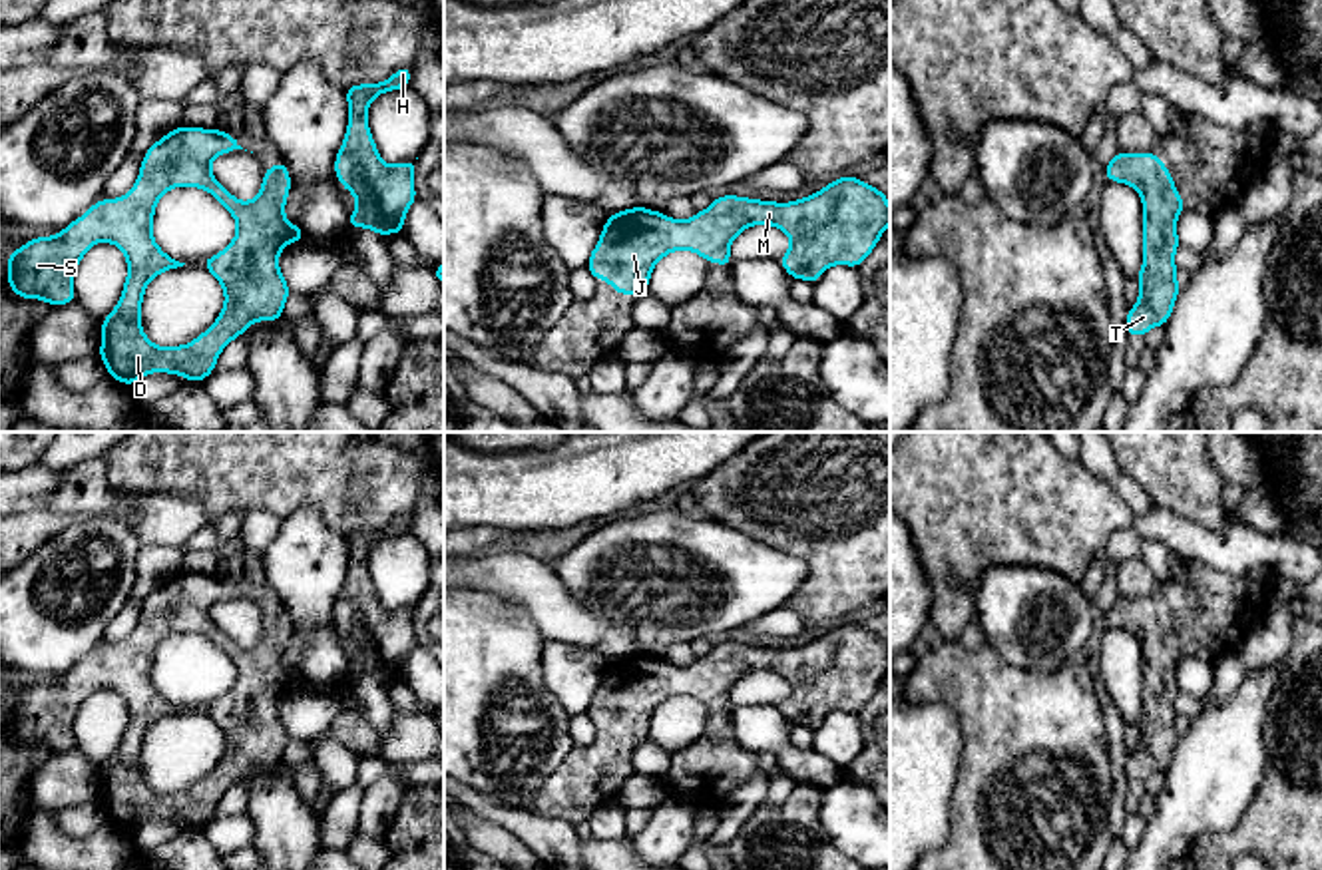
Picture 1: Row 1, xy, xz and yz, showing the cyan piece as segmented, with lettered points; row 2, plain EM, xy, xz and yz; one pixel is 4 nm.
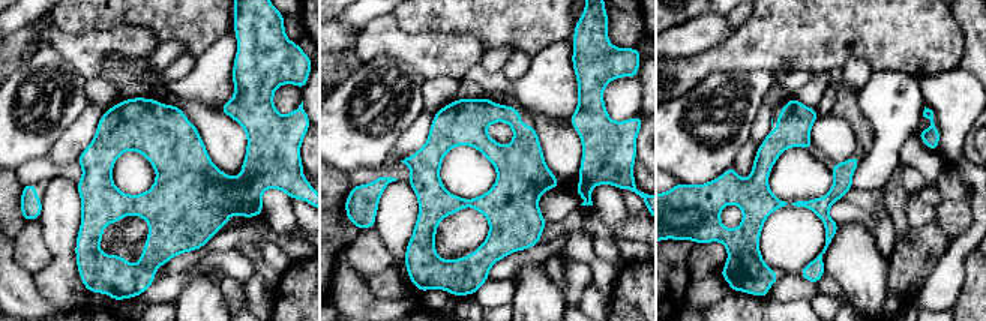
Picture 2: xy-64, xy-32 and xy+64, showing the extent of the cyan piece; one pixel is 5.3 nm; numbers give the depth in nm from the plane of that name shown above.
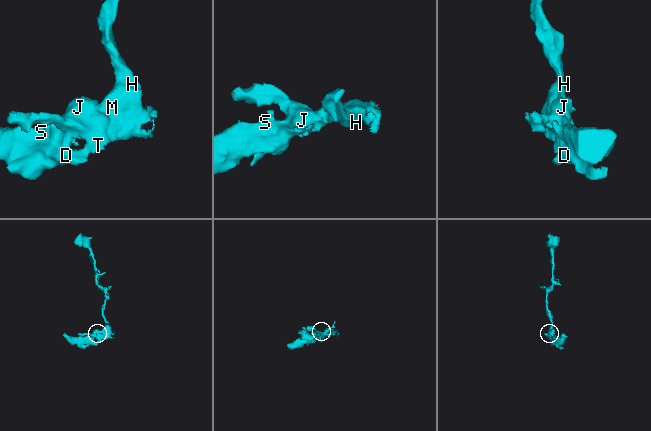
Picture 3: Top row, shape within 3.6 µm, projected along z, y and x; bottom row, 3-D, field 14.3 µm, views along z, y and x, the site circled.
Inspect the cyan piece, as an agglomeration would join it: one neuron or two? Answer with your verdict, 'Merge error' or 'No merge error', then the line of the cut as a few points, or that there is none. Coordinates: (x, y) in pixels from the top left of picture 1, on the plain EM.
No merge error. No split

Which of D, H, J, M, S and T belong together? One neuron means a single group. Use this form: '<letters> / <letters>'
D H J M S T

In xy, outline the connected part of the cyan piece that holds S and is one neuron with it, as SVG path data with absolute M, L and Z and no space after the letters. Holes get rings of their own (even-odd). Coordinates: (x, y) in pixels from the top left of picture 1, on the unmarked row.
M181 571L143 601L135 631L117 645L96 647L82 663L52 683L34 683L10 699L8 731L20 745L50 753L76 749L74 721L96 689L111 689L127 707L127 725L115 755L102 766L98 796L110 824L133 832L153 818L205 826L221 796L259 766L281 766L291 735L279 715L285 691L305 685L303 673L285 665L291 619L285 607L263 615L253 647L239 647L211 619L211 607L243 595L233 579ZM171 633L211 639L235 665L233 687L201 711L221 729L225 751L217 766L181 792L155 792L141 774L141 747L159 719L183 713L153 685L157 647Z

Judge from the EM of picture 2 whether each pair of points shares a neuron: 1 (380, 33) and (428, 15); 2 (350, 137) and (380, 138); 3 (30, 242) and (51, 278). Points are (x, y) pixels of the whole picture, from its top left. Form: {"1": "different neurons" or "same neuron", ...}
{"1": "different neurons", "2": "same neuron", "3": "different neurons"}

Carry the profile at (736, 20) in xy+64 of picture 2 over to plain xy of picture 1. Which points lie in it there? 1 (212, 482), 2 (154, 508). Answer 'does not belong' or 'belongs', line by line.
1: does not belong
2: belongs

